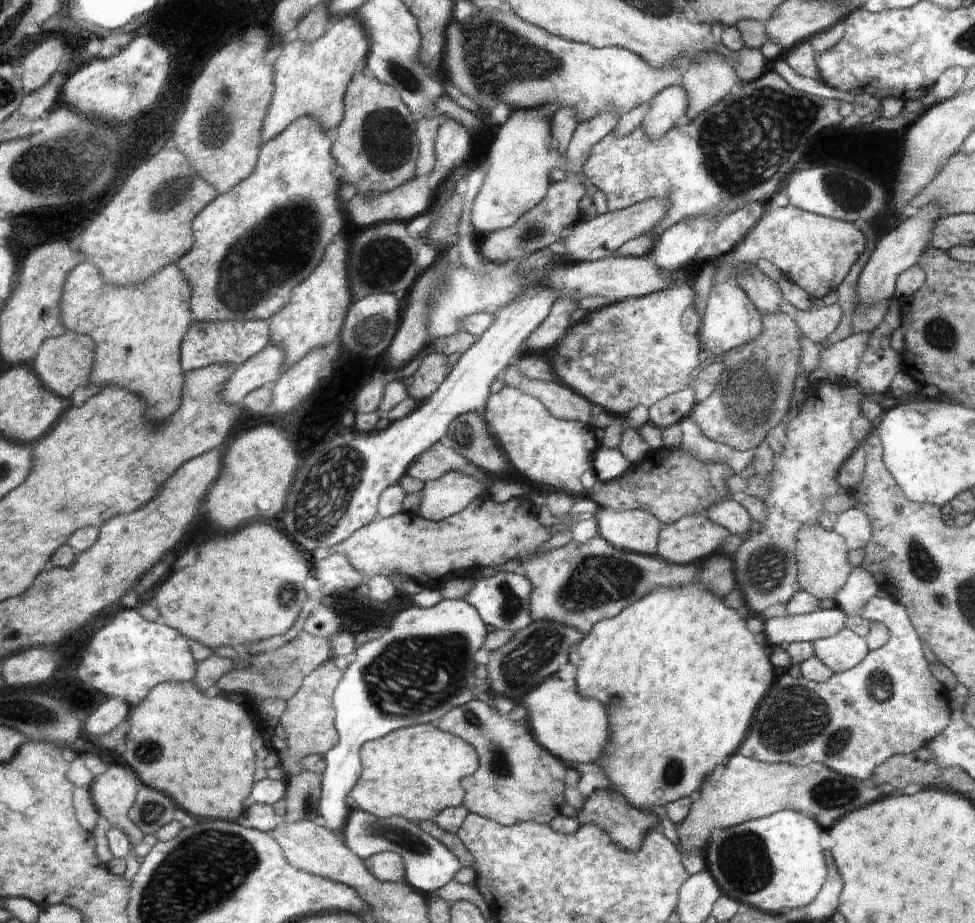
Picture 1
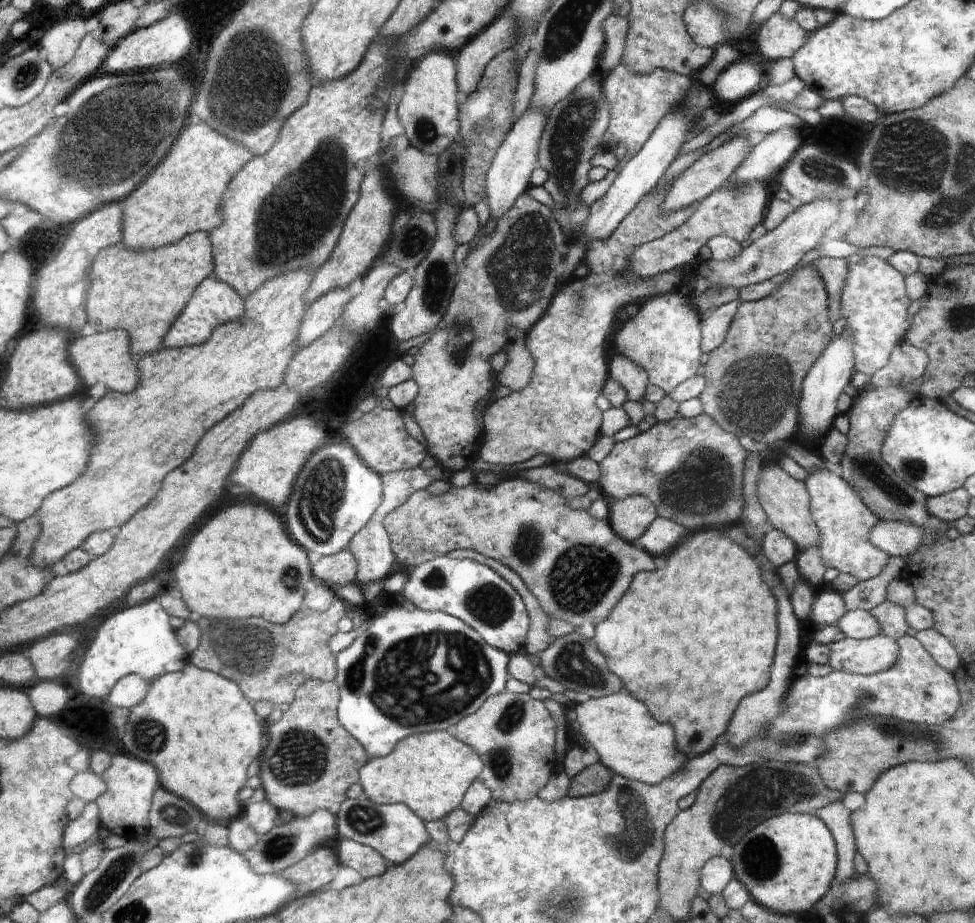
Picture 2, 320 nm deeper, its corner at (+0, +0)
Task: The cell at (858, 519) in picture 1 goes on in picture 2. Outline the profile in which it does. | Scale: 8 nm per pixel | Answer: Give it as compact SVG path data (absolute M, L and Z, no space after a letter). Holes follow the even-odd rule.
M880 521L871 532L870 539L891 556L906 557L921 548L925 532L908 521Z

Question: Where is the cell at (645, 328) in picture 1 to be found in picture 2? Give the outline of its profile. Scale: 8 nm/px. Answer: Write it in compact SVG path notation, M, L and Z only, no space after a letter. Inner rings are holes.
M678 292L646 299L639 304L639 310L634 318L630 318L624 326L621 323L616 330L613 353L622 353L640 364L649 376L649 384L656 385L669 395L690 376L698 375L703 351L700 350L698 312L694 307L690 308Z

